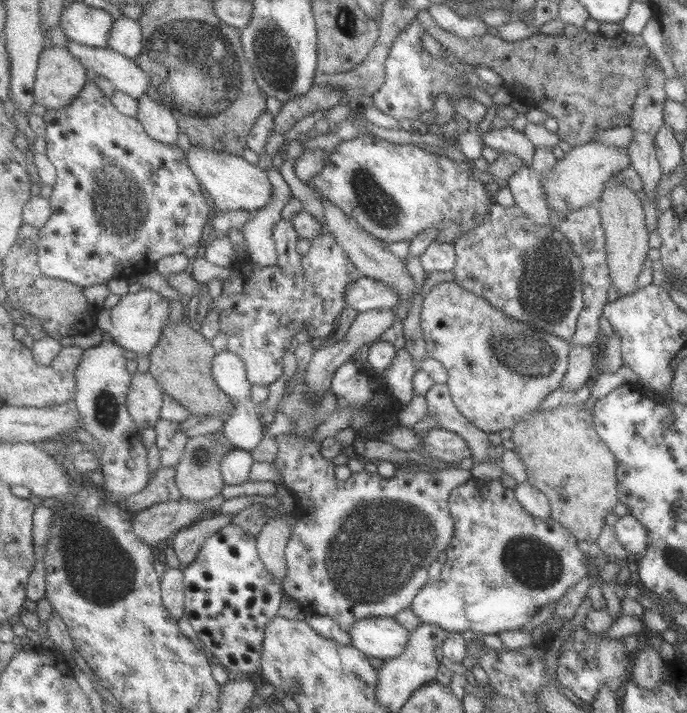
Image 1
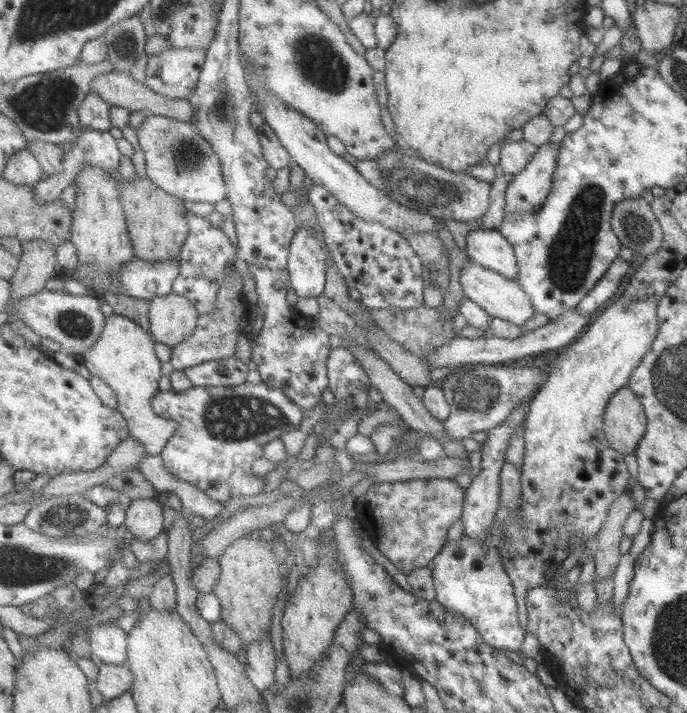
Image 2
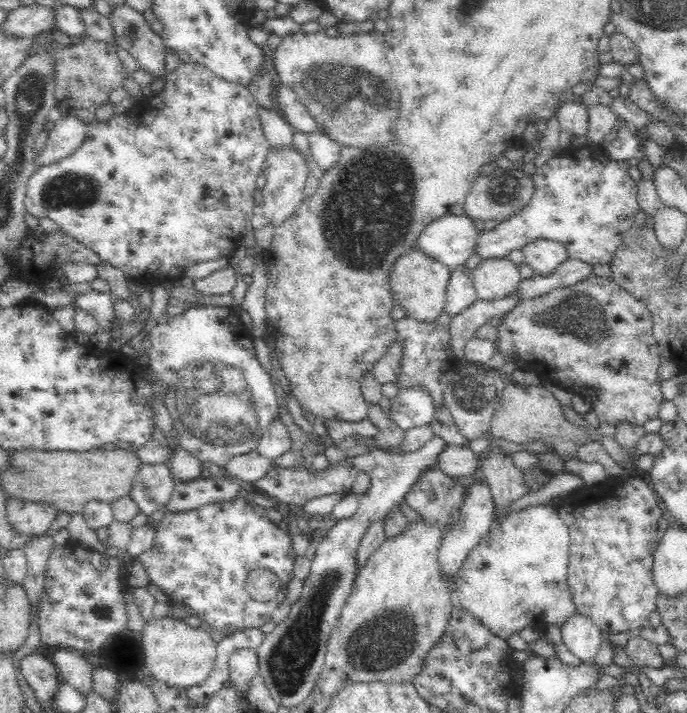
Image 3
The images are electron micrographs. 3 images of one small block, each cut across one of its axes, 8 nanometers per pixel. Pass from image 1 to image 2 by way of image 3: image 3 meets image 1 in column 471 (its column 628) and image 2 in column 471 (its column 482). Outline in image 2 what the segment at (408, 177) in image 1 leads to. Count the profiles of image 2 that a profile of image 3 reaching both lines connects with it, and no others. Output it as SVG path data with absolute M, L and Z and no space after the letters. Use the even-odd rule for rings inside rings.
M474 229L466 237L469 258L507 278L518 280L520 267L516 250L499 230Z

